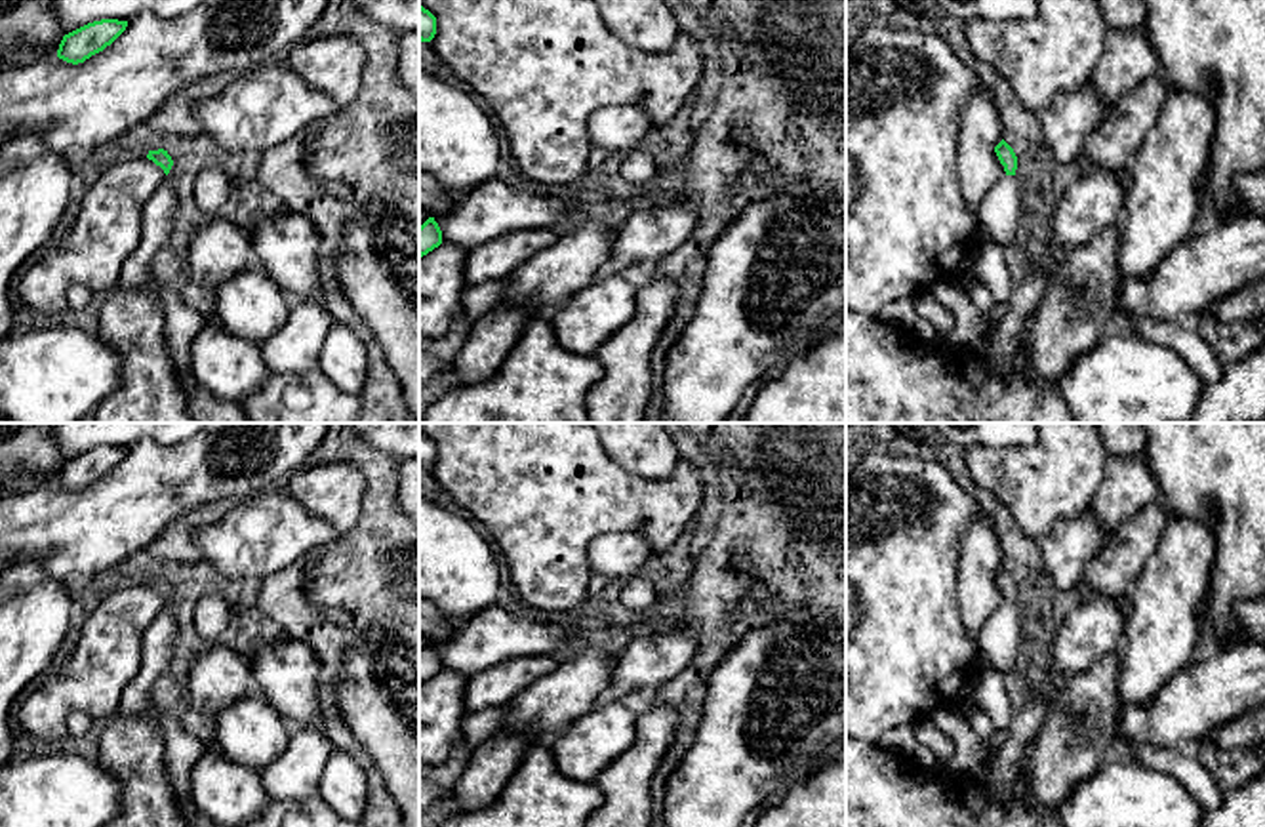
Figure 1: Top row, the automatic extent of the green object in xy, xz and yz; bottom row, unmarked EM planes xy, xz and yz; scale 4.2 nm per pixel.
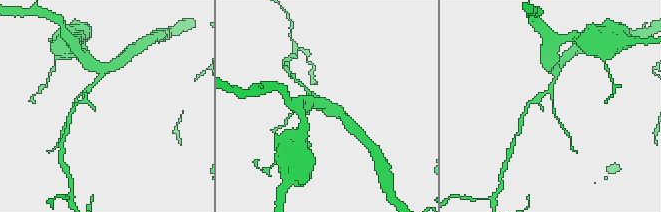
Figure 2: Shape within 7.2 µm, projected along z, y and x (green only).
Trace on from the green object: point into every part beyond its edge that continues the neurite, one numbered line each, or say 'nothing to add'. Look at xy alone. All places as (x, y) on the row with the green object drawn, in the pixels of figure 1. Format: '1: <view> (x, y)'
nothing to add

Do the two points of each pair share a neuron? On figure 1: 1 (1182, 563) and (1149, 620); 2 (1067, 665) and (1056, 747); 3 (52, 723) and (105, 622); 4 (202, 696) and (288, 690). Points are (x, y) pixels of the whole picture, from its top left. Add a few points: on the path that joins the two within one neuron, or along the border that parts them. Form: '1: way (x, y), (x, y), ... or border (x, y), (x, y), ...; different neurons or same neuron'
1: way (1176, 576), (1163, 606); same neuron
2: border (1104, 656), (1064, 683); different neurons
3: way (63, 698), (105, 656), (105, 646); same neuron
4: way (223, 679), (267, 679); same neuron

